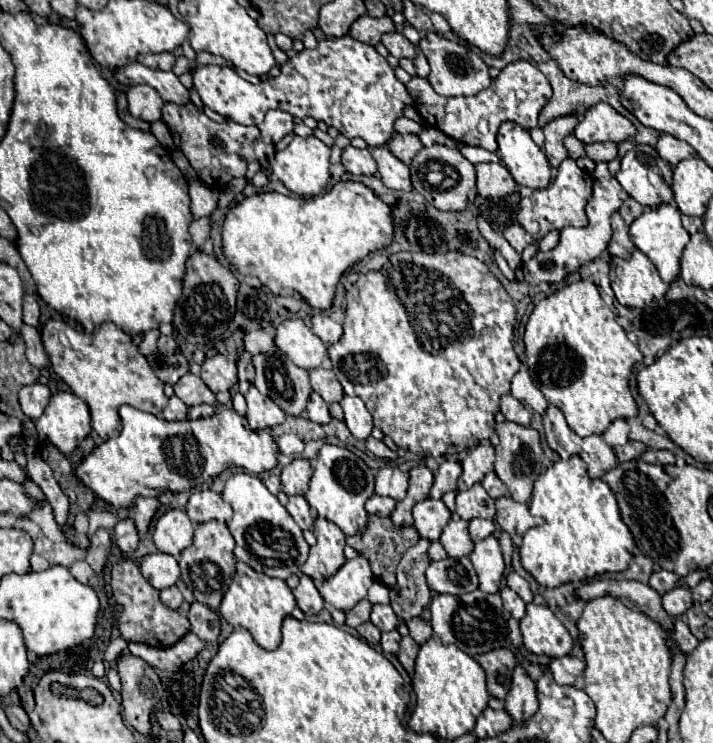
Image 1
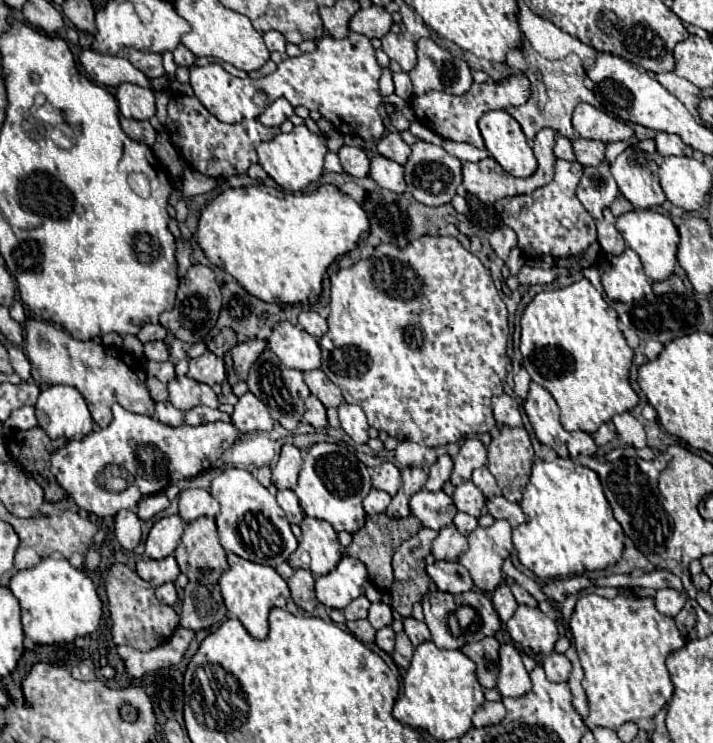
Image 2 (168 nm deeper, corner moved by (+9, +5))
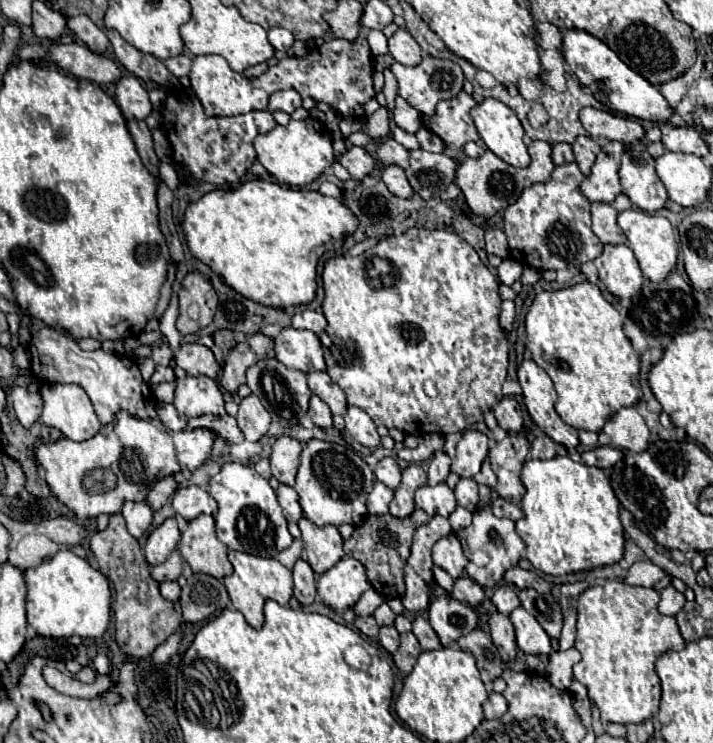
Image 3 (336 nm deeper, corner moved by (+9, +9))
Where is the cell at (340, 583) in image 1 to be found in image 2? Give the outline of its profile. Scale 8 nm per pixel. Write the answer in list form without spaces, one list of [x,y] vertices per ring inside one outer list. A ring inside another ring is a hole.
[[[348,555],[328,575],[316,577],[316,597],[328,609],[344,609],[352,599],[364,595],[368,587],[366,565]]]

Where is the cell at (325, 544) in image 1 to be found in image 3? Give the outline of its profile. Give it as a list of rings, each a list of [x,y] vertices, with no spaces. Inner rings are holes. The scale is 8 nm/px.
[[[302,517],[298,521],[298,525],[300,525],[300,531],[302,531],[302,541],[304,541],[302,559],[318,575],[328,571],[330,567],[334,567],[344,557],[342,537],[340,537],[336,527],[332,527],[332,525],[318,527],[306,517]]]

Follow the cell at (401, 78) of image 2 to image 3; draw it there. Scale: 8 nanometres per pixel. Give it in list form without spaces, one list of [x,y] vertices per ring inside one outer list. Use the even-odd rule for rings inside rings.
[[[396,97],[396,109],[394,109],[394,121],[398,127],[402,127],[408,133],[416,133],[422,127],[422,119],[420,113],[404,99],[404,97]]]

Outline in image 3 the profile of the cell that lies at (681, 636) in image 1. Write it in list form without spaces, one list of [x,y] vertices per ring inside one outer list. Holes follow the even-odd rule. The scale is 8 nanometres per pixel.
[[[608,581],[602,587],[586,589],[578,599],[578,623],[576,623],[576,649],[580,651],[582,659],[574,665],[574,677],[586,685],[590,701],[600,711],[600,721],[606,725],[608,721],[614,723],[640,723],[658,713],[662,683],[656,675],[656,659],[670,649],[682,649],[686,643],[678,631],[676,619],[660,615],[658,609],[658,593],[646,587],[632,587],[618,581]]]

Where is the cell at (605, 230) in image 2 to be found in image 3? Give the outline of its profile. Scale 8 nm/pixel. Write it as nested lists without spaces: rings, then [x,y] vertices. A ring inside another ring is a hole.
[[[594,203],[592,205],[592,231],[602,243],[622,245],[626,243],[626,235],[616,223],[618,211],[608,203]]]

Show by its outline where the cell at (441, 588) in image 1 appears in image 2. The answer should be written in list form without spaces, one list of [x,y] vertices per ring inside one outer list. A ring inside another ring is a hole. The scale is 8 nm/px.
[[[436,561],[434,565],[426,567],[426,573],[434,581],[434,585],[440,591],[460,595],[466,593],[474,587],[470,573],[460,565],[460,563],[450,563],[450,561]]]

